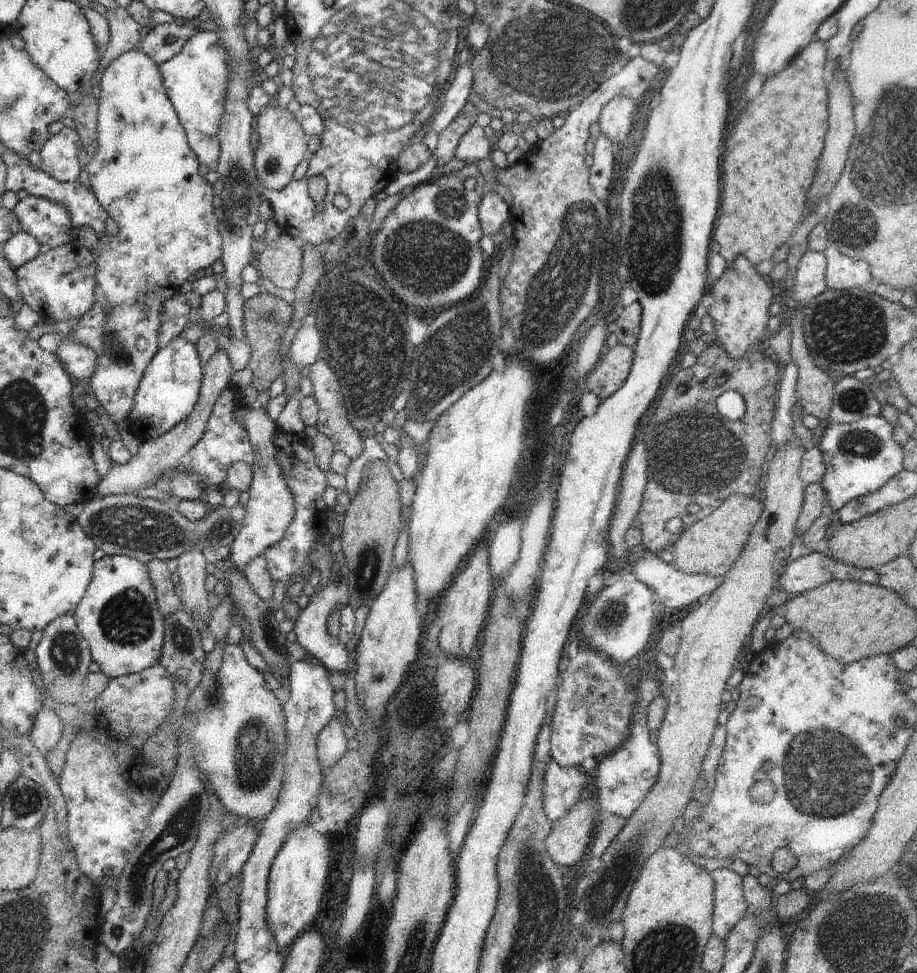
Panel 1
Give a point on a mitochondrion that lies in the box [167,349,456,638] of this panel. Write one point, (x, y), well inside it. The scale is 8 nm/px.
(369, 561)

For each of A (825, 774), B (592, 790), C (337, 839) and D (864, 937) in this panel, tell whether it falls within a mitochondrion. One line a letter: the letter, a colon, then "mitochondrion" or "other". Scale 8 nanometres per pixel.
A: mitochondrion
B: other
C: other
D: mitochondrion

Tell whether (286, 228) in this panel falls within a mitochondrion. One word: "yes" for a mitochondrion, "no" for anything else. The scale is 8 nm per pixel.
no

